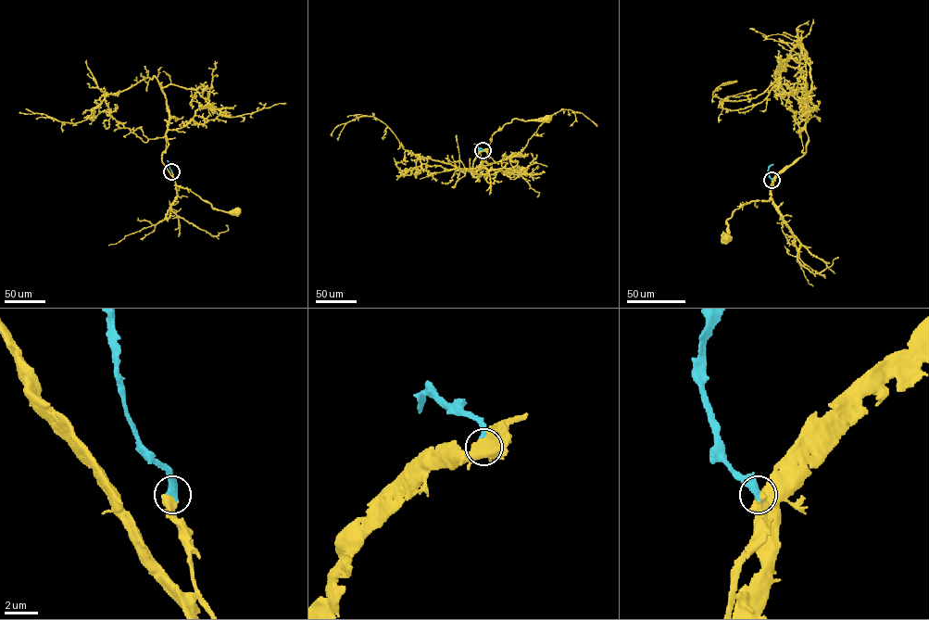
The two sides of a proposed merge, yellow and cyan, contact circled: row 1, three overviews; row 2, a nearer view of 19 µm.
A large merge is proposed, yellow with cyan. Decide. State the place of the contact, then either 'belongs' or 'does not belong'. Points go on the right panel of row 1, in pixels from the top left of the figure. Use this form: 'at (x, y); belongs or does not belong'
at (772, 180); belongs

